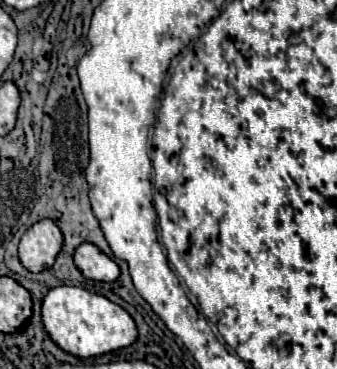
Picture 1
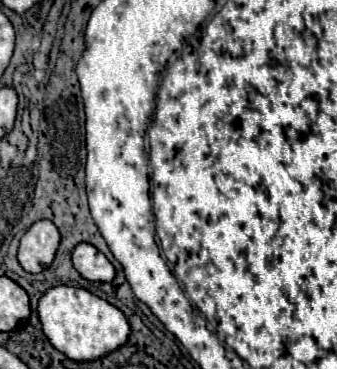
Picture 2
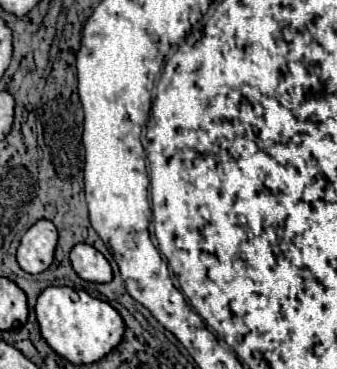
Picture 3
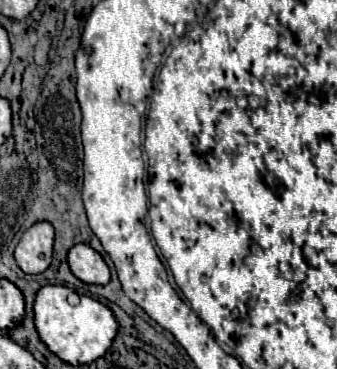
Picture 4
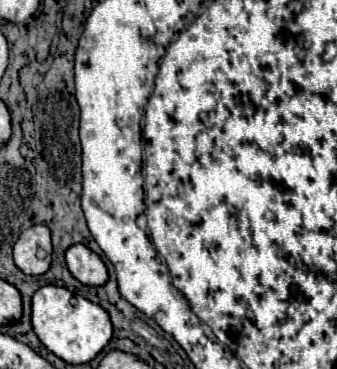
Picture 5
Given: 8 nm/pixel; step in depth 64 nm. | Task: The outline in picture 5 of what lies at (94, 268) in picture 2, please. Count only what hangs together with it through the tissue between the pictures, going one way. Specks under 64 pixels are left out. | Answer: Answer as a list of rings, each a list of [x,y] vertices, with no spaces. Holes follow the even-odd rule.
[[[74,244],[66,252],[66,264],[76,280],[86,286],[100,286],[108,282],[106,264],[84,244]]]

